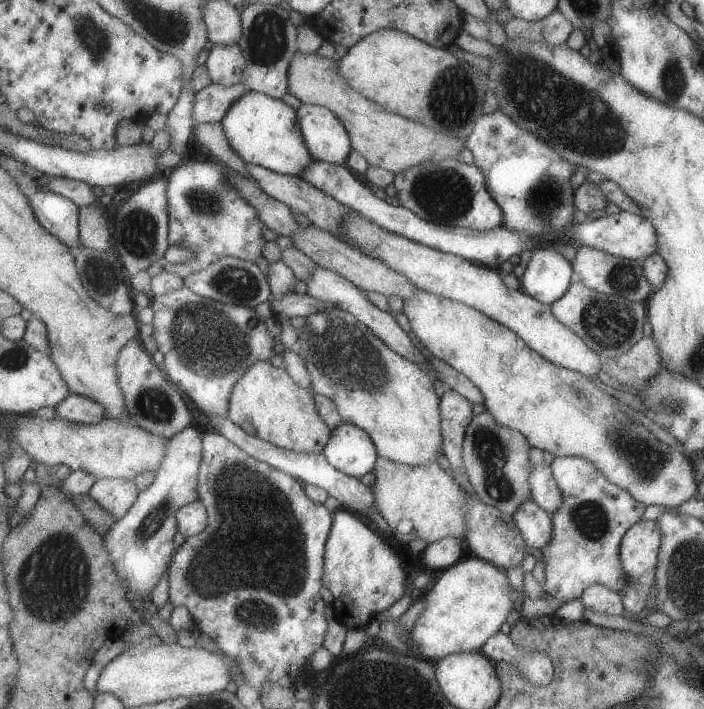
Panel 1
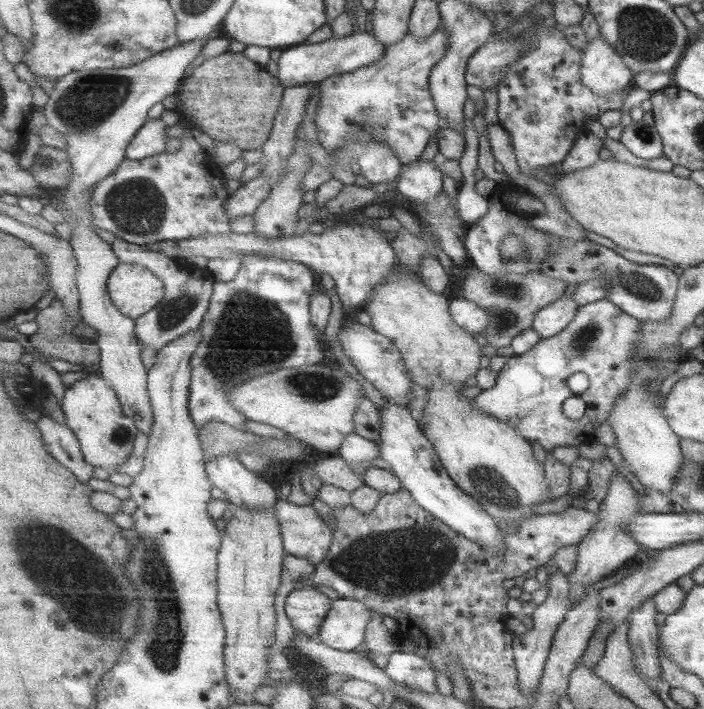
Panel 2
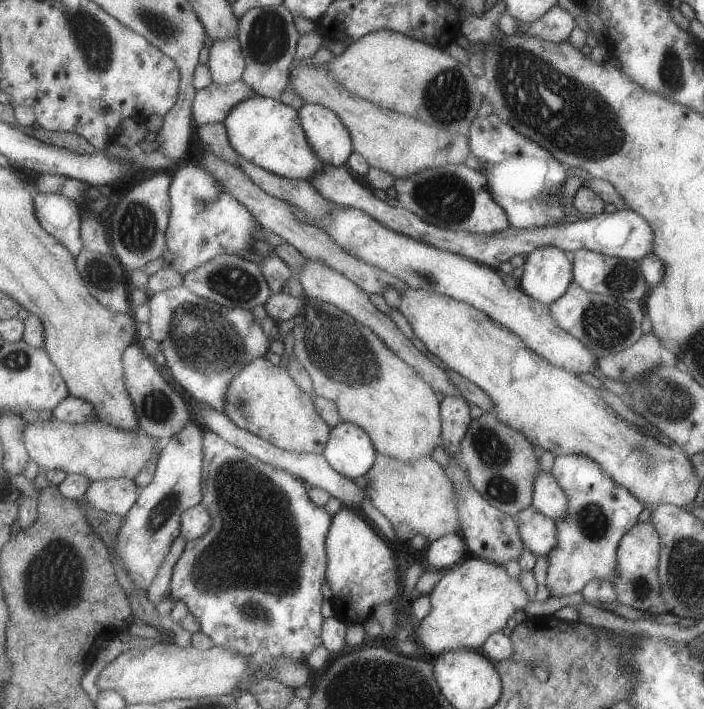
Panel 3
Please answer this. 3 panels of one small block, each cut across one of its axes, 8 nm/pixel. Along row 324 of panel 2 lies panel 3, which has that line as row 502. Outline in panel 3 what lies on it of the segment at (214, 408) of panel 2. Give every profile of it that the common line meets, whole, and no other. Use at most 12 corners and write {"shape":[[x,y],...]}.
{"shape":[[204,433],[213,530],[169,583],[215,646],[324,644],[332,516],[307,483]]}

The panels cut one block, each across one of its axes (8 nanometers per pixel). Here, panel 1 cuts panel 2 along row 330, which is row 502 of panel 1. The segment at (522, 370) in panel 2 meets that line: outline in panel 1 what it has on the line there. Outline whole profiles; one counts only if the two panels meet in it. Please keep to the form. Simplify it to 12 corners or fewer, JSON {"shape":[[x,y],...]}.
{"shape":[[554,457],[540,548],[563,603],[621,593],[619,543],[646,506],[581,457]]}

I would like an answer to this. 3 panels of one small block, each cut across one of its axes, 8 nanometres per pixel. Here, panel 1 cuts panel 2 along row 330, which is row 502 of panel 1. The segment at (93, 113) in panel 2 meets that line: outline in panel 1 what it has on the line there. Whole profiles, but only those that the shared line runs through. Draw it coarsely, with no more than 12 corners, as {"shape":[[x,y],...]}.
{"shape":[[97,479],[89,492],[123,518],[140,496],[131,479]]}

